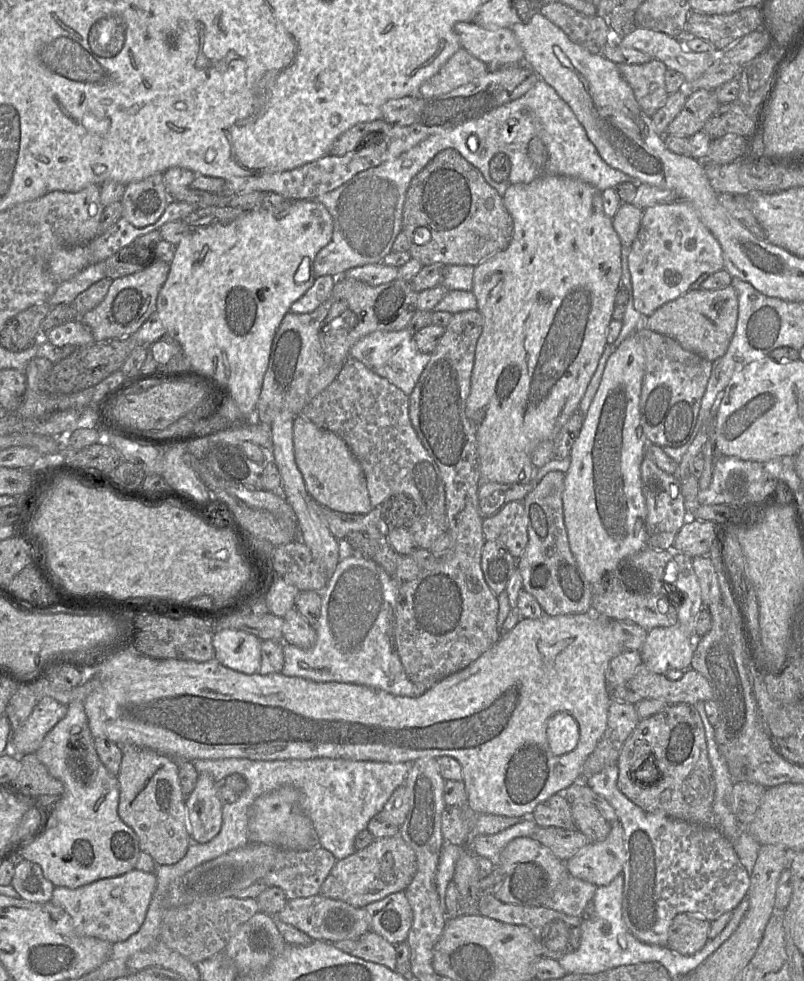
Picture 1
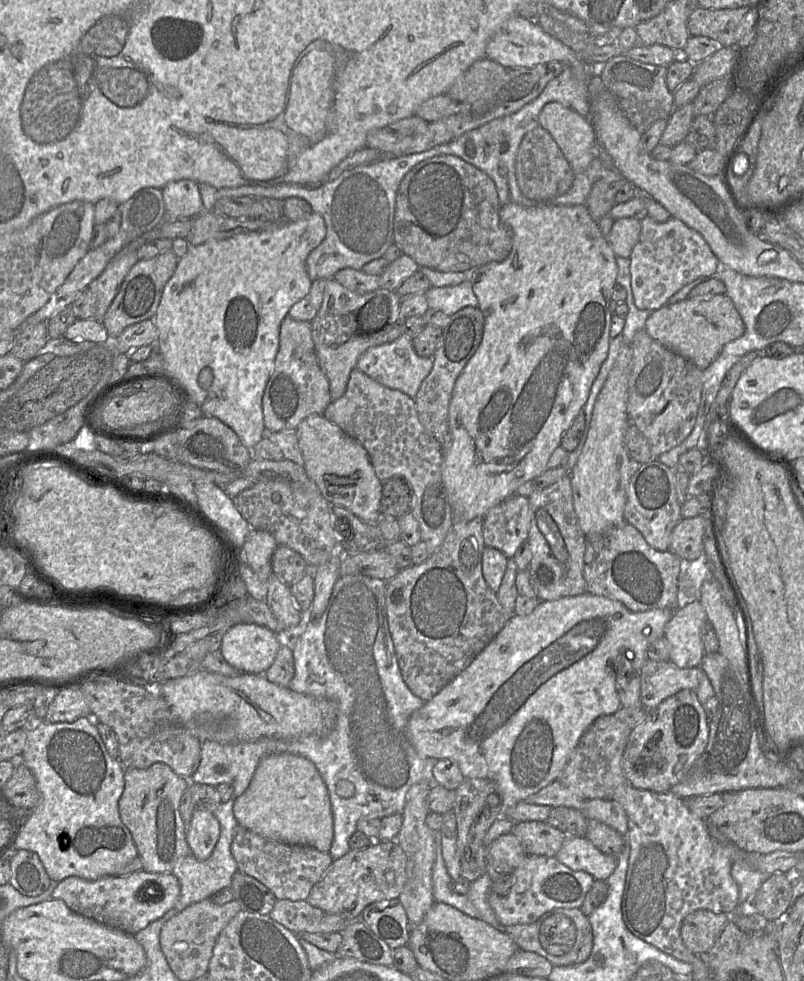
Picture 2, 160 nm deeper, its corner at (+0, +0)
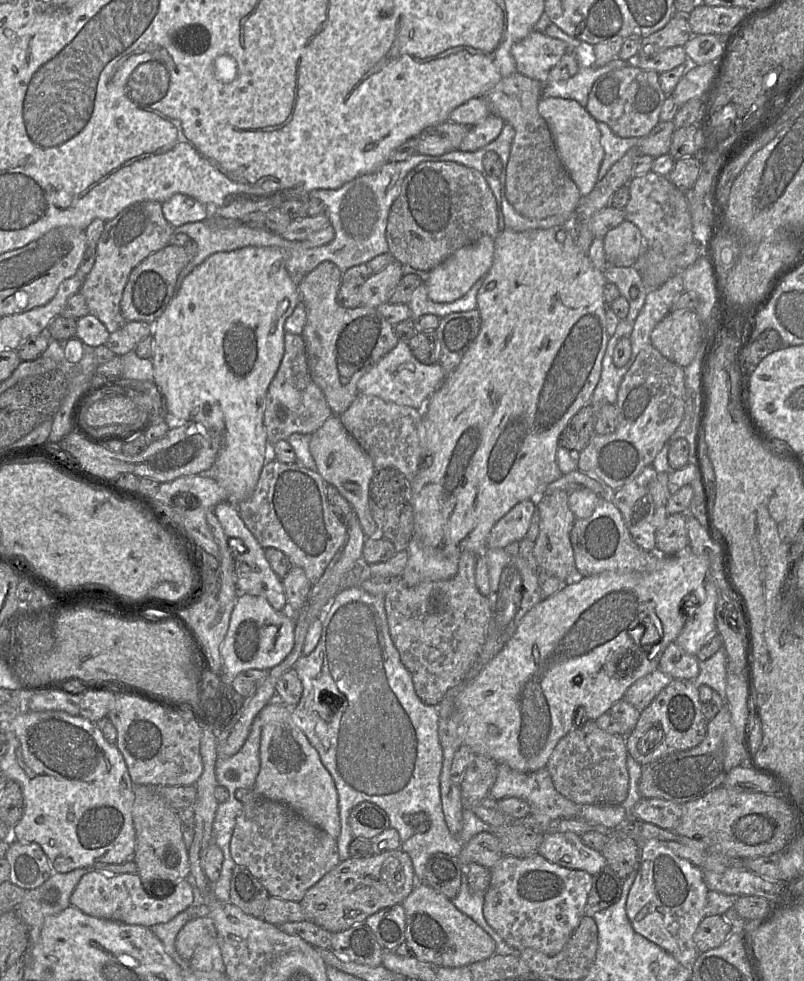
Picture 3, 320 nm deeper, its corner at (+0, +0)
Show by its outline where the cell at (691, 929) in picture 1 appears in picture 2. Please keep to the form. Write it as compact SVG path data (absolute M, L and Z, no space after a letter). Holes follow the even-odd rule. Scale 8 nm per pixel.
M700 909L682 921L680 935L685 946L696 955L707 955L729 922L728 914Z

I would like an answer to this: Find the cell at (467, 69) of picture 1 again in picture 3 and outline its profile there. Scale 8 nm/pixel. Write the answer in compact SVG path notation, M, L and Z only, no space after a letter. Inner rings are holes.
M519 72L500 80L484 96L491 114L513 126L515 136L506 168L505 196L523 217L544 219L554 215L573 217L580 191L557 153L552 133L538 112L543 86Z

